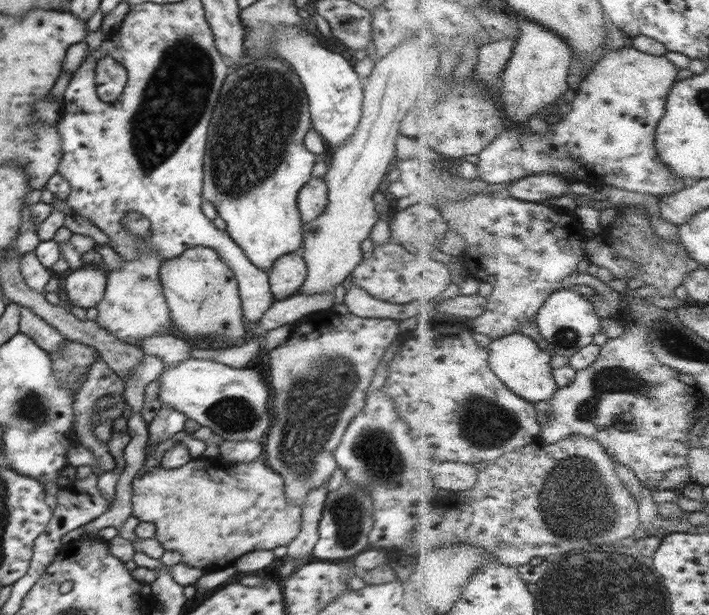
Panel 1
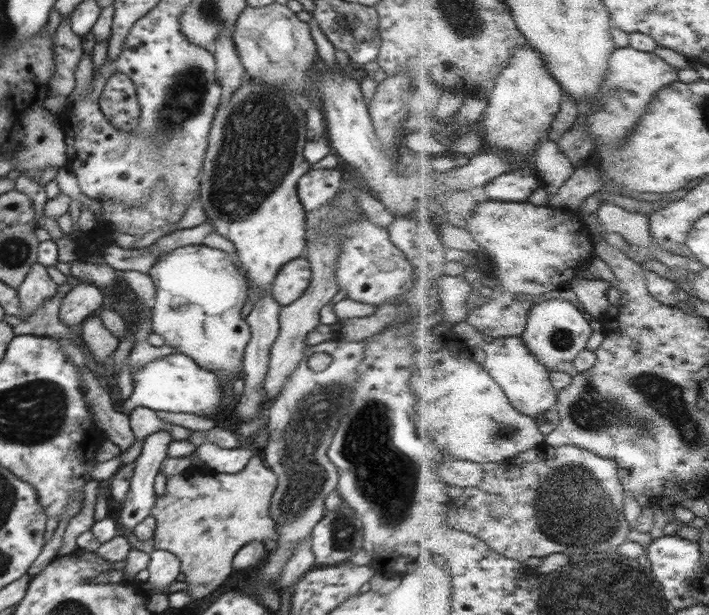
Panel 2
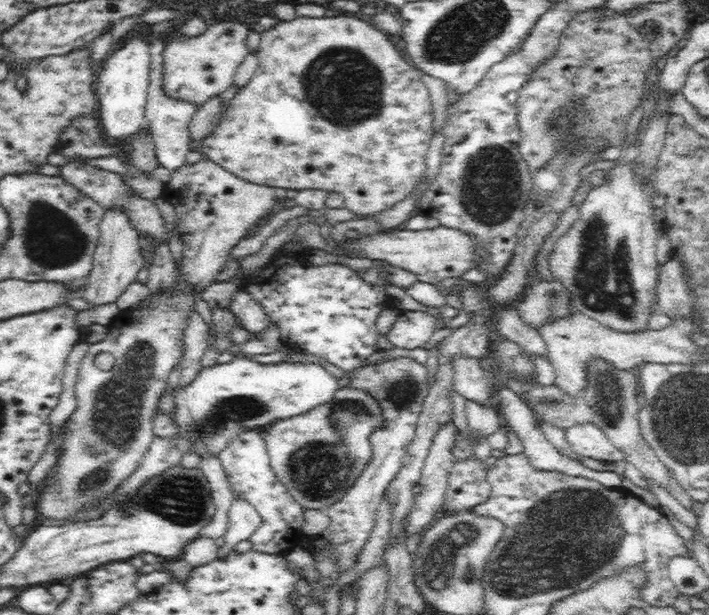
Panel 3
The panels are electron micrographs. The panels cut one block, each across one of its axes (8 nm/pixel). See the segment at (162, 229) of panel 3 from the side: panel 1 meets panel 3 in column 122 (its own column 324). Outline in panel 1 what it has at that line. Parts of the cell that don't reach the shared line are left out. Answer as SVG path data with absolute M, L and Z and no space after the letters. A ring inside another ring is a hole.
M324 176L312 177L306 186L302 187L298 194L297 207L303 225L316 220L325 211L328 204L327 192Z

